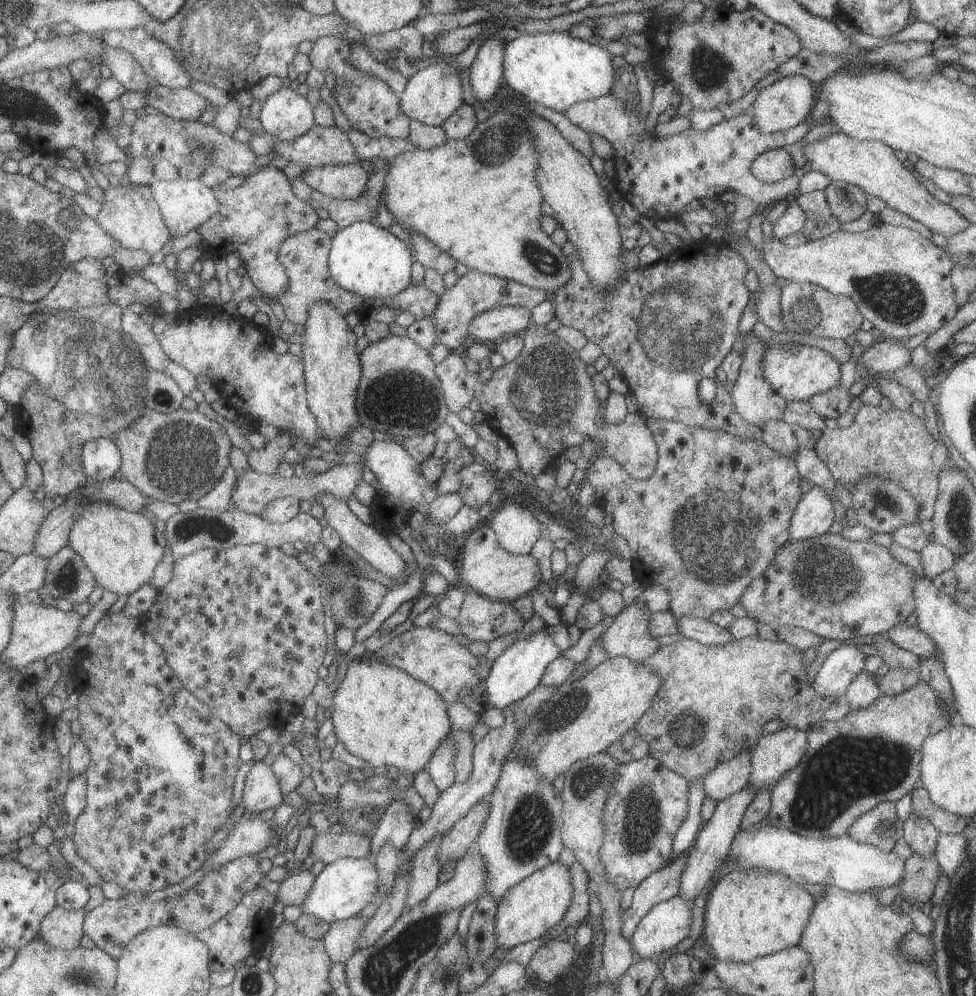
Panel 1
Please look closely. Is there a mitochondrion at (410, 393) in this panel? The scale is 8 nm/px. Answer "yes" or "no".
yes

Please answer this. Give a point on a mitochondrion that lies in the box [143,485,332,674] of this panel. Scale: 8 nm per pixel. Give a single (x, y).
(217, 532)

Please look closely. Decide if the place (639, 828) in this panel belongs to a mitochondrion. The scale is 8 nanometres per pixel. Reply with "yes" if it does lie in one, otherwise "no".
yes

